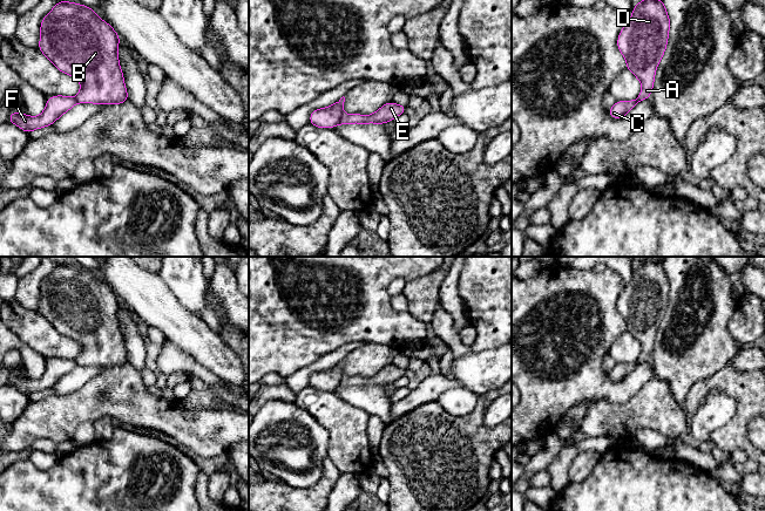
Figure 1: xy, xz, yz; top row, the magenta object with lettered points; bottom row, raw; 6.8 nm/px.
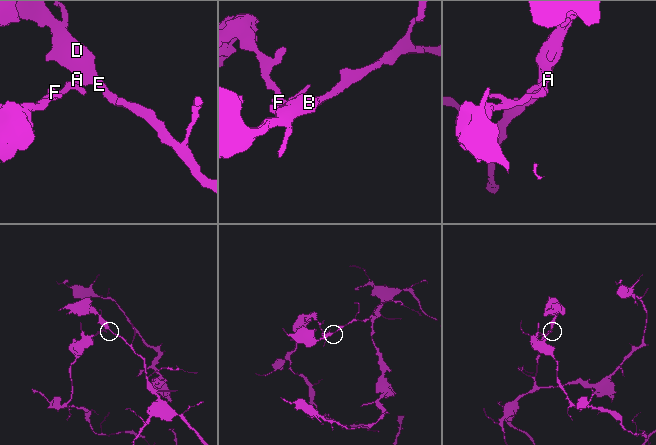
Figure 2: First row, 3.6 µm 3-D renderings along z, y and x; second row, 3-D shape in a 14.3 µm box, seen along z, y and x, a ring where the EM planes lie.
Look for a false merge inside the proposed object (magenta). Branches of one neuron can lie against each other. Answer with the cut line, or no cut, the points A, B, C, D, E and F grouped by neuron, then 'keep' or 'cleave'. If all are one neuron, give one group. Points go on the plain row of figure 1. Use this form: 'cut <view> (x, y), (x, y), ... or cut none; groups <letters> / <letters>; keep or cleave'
cut xz (342, 377), (337, 386); groups A B D E / C F; cleave

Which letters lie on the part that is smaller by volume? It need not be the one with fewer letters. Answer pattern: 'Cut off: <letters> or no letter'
Cut off: C, F

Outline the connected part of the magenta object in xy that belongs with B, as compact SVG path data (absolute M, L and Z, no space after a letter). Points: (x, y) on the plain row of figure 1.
M57 264L45 279L40 288L39 313L62 335L81 345L81 353L75 360L79 366L121 367L129 363L123 335L119 326L117 309L120 299L95 274L68 264Z

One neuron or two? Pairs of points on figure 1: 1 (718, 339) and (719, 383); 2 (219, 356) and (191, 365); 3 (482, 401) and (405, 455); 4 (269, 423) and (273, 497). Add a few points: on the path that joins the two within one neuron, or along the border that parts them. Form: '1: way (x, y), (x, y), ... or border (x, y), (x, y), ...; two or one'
1: border (731, 360), (709, 377), (698, 380), (695, 383); two
2: border (176, 346), (221, 379); two
3: way (469, 422), (438, 454), (426, 454); one
4: border (268, 478), (278, 478), (298, 488); two

